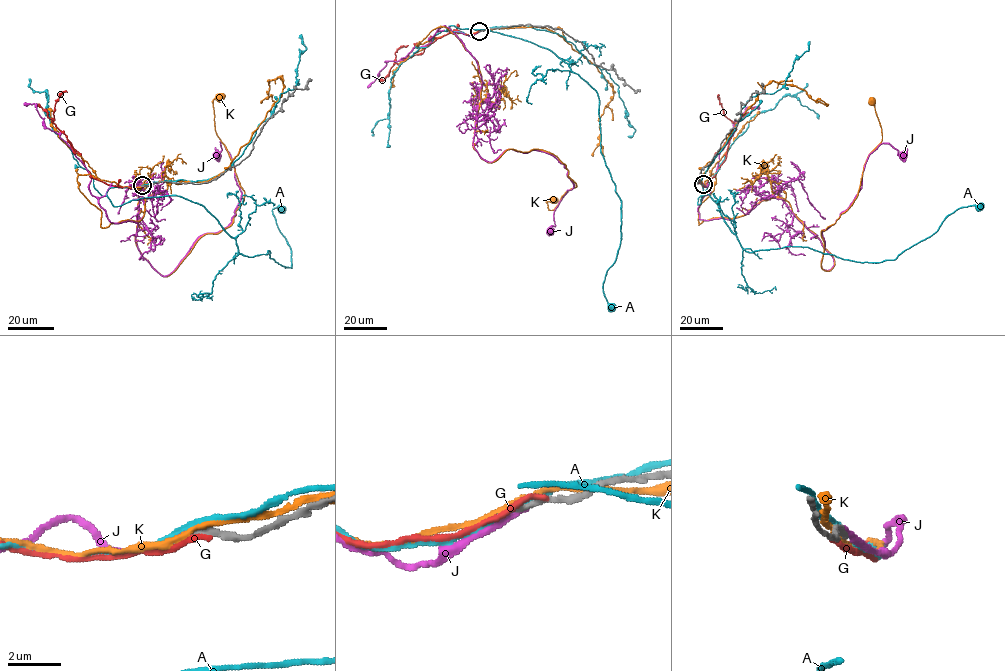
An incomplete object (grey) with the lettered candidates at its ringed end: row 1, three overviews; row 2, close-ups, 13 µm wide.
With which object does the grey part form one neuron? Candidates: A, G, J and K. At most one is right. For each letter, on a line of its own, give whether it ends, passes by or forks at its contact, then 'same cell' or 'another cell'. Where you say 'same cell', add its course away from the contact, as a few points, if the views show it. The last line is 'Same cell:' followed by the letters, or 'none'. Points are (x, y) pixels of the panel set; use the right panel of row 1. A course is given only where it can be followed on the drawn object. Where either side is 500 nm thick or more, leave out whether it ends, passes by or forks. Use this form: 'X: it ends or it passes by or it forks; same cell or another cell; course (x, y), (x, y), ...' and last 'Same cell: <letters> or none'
A: it passes by; another cell
G: it ends; another cell
J: it ends; same cell; course (703, 185), (704, 220), (781, 199), (828, 270), (822, 231), (868, 156), (882, 143), (903, 155)
K: it passes by; another cell
Same cell: J

